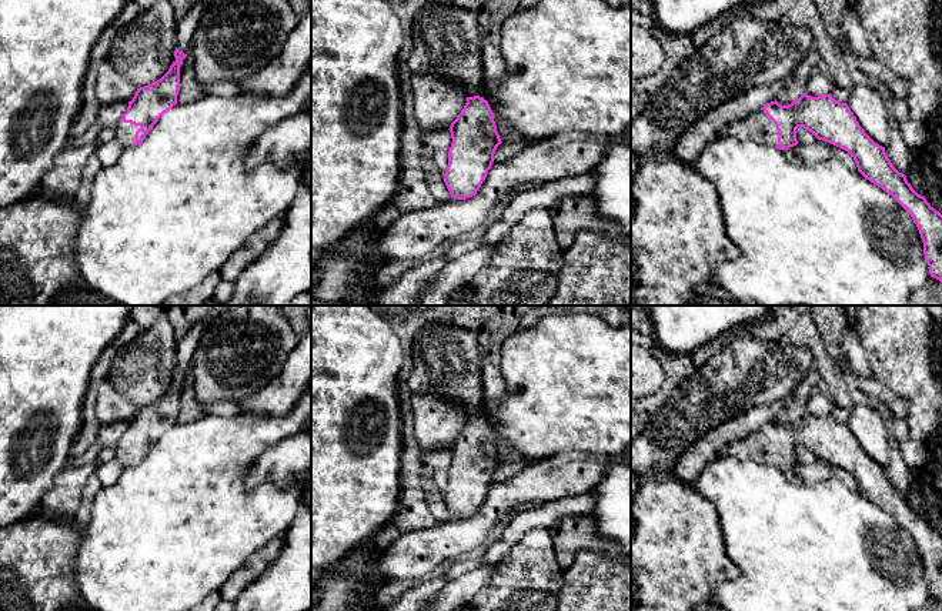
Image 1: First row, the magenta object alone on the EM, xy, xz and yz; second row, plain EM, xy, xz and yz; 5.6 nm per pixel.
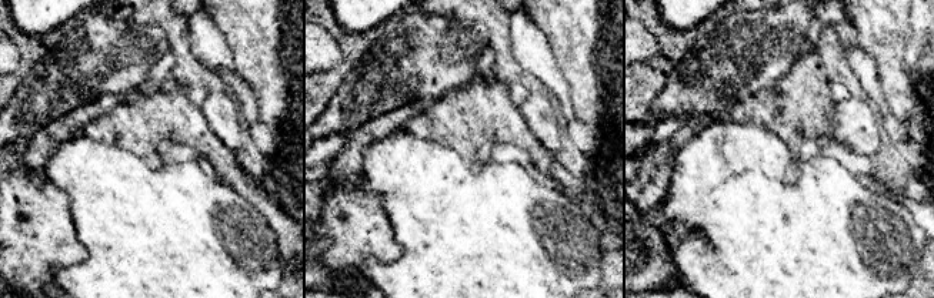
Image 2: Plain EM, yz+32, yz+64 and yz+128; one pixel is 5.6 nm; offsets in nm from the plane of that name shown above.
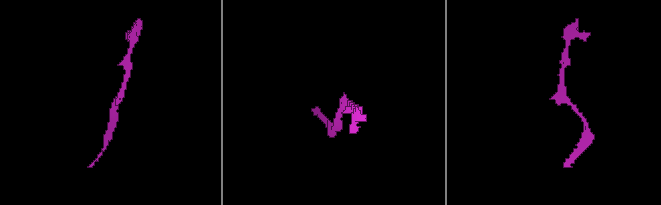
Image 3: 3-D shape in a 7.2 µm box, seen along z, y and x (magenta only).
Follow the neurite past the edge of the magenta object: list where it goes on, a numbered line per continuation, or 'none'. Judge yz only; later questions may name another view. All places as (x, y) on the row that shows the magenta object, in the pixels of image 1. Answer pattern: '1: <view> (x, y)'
1: yz (758, 127)

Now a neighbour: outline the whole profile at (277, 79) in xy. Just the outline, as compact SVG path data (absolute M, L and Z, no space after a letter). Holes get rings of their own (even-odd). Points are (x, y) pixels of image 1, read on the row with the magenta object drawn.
M311 0L307 11L290 33L278 56L263 70L244 79L240 93L254 97L283 97L288 94L311 63Z

